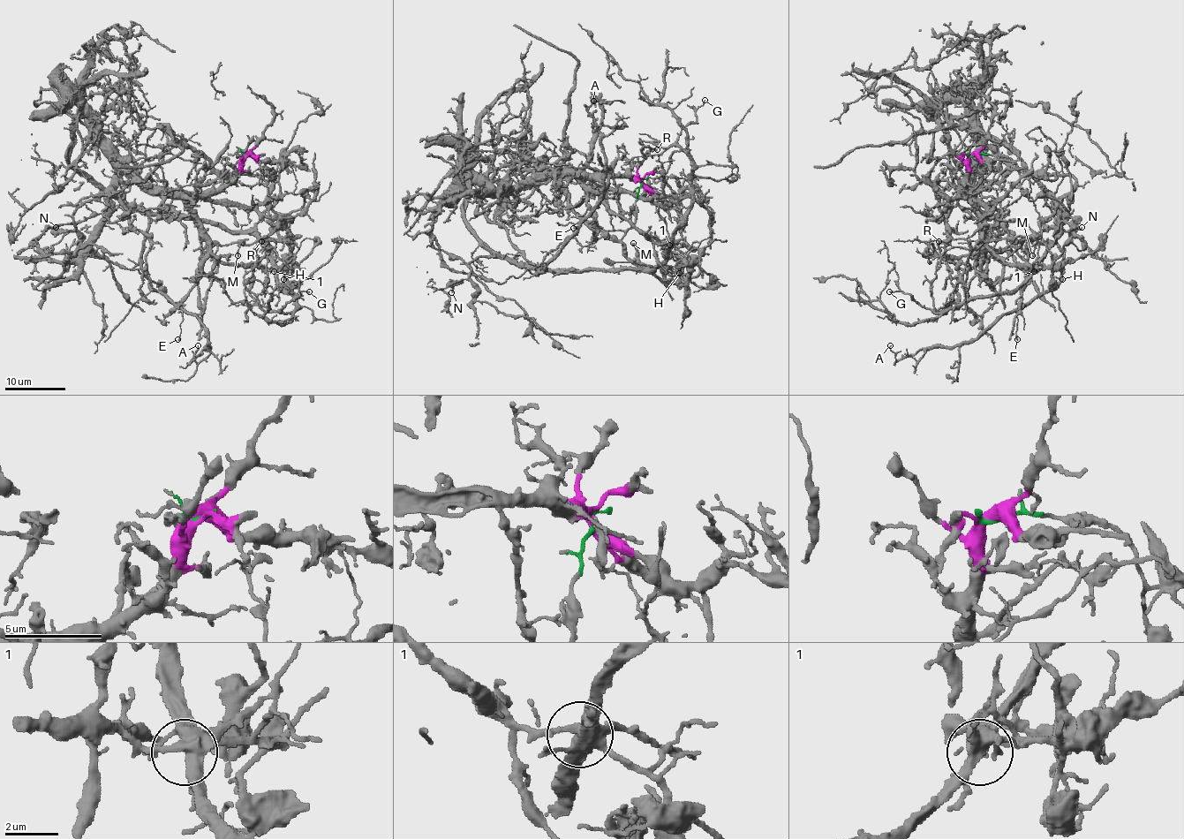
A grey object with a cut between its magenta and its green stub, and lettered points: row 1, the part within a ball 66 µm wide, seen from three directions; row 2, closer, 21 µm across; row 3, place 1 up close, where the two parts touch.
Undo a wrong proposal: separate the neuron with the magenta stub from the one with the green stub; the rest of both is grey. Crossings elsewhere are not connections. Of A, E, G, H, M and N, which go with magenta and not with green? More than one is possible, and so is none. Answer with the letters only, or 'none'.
none

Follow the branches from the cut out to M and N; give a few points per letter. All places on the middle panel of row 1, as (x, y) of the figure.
M: (642, 182), (623, 253), (667, 285), (666, 273), (678, 275), (643, 264), (632, 243)
N: (642, 182), (623, 253), (667, 285), (666, 273), (678, 275), (665, 264), (562, 270), (477, 256), (451, 291)

